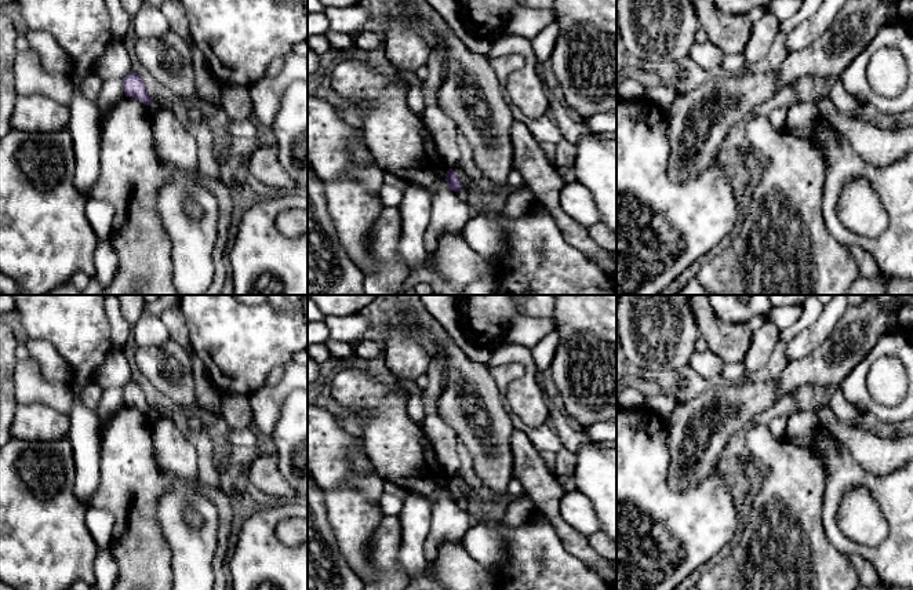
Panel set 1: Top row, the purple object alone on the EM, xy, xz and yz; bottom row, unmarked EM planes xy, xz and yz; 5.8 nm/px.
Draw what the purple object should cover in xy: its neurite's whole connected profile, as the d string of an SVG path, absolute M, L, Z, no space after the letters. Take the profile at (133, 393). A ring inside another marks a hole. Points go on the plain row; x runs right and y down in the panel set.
M131 379L121 390L126 405L137 407L149 415L152 405L148 403L146 394L139 383Z

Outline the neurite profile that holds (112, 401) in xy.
M116 387L103 389L101 401L95 414L99 418L99 430L102 431L105 423L116 415L126 405L123 390Z

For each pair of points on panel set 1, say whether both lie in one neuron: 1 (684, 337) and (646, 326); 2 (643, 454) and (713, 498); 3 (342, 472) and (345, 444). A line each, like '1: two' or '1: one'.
1: one
2: one
3: one

